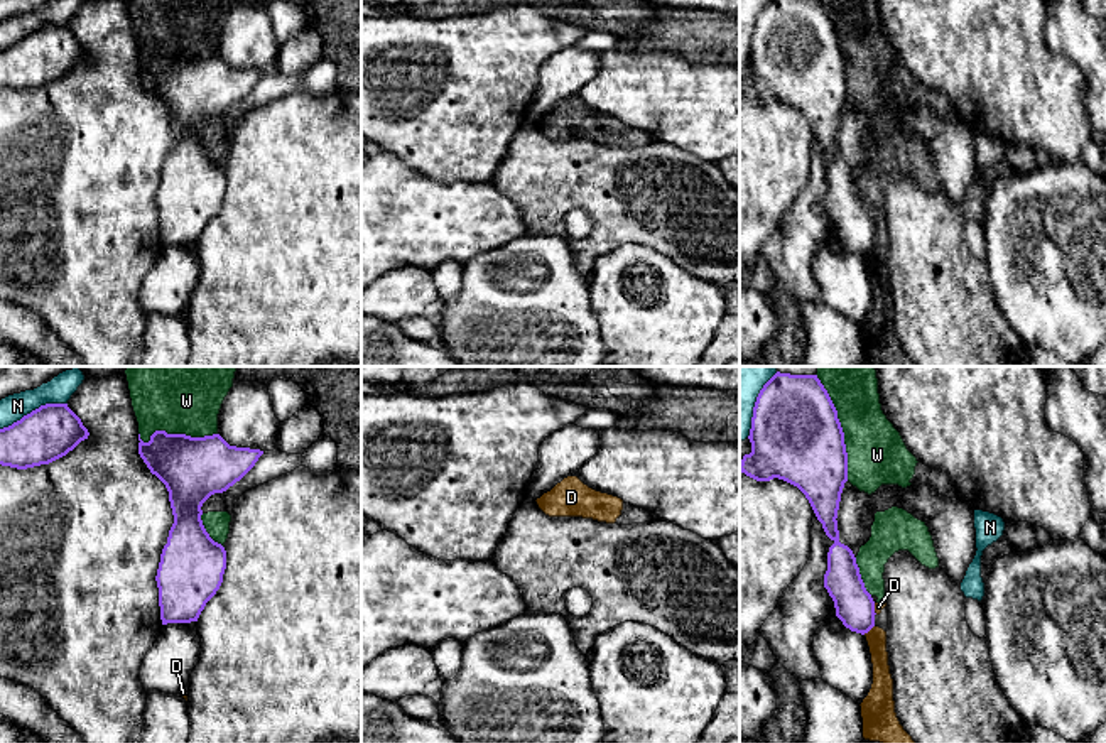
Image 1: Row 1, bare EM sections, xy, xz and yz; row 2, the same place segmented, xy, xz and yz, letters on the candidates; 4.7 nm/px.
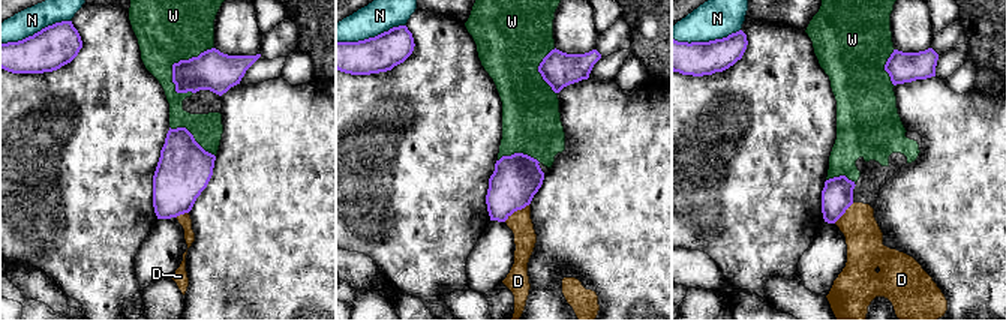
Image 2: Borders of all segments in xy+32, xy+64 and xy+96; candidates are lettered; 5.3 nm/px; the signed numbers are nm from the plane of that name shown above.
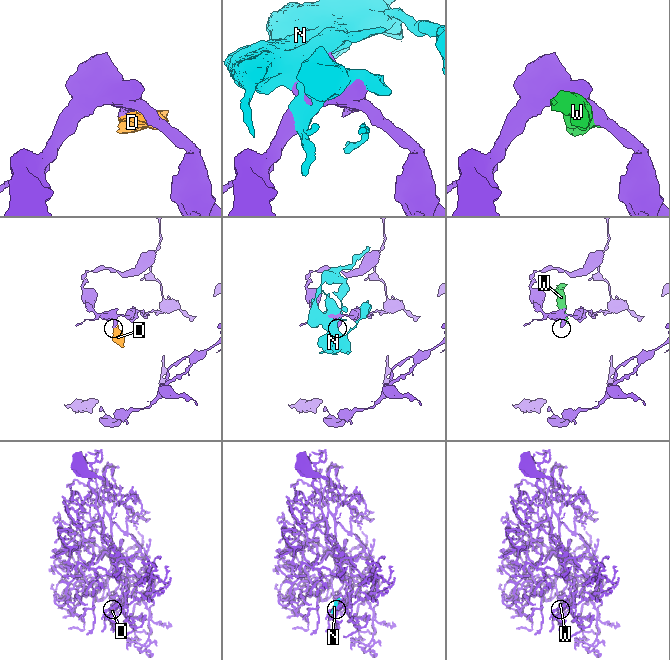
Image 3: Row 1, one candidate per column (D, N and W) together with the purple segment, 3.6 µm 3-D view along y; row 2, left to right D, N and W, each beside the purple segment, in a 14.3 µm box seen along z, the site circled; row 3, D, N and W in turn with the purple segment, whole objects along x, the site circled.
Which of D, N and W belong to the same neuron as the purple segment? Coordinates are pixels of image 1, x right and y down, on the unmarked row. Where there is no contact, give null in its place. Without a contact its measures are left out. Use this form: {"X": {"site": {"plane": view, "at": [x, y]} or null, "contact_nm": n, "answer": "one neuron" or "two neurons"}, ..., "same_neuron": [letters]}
{"D": {"site": {"plane": "yz", "at": [868, 252]}, "contact_nm": 70, "answer": "two neurons"}, "N": {"site": {"plane": "xy", "at": [32, 32]}, "contact_nm": 340, "answer": "two neurons"}, "W": {"site": {"plane": "yz", "at": [841, 51]}, "contact_nm": 500, "answer": "two neurons"}, "same_neuron": []}

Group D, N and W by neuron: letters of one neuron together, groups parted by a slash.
D W / N

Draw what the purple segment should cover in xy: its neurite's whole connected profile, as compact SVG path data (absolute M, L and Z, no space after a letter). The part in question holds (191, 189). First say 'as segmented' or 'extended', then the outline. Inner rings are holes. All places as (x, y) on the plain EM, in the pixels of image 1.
as segmented | M155 52L149 64L138 56L138 76L167 110L174 145L162 171L157 191L159 228L162 247L198 243L206 225L216 216L226 191L226 172L206 154L203 125L240 103L263 76L260 71L230 68L220 56L191 59Z

